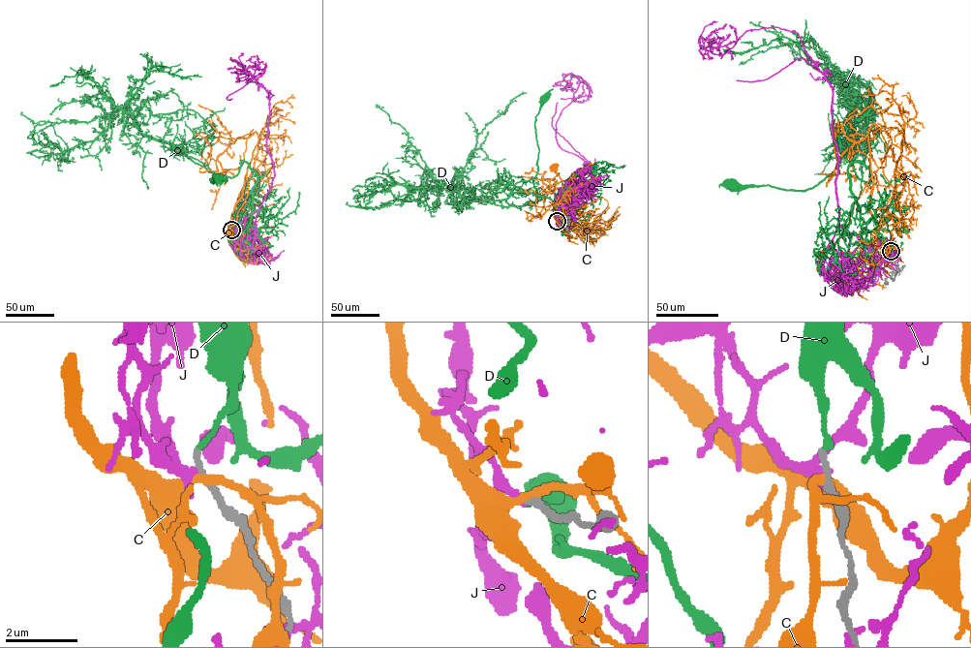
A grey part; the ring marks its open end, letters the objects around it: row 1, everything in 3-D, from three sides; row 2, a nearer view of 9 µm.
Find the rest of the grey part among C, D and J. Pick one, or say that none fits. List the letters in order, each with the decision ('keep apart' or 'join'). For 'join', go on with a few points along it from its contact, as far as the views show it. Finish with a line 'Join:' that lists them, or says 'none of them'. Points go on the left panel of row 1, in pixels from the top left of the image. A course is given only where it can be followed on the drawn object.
C: keep apart
D: keep apart
J: keep apart
Join: none of them

